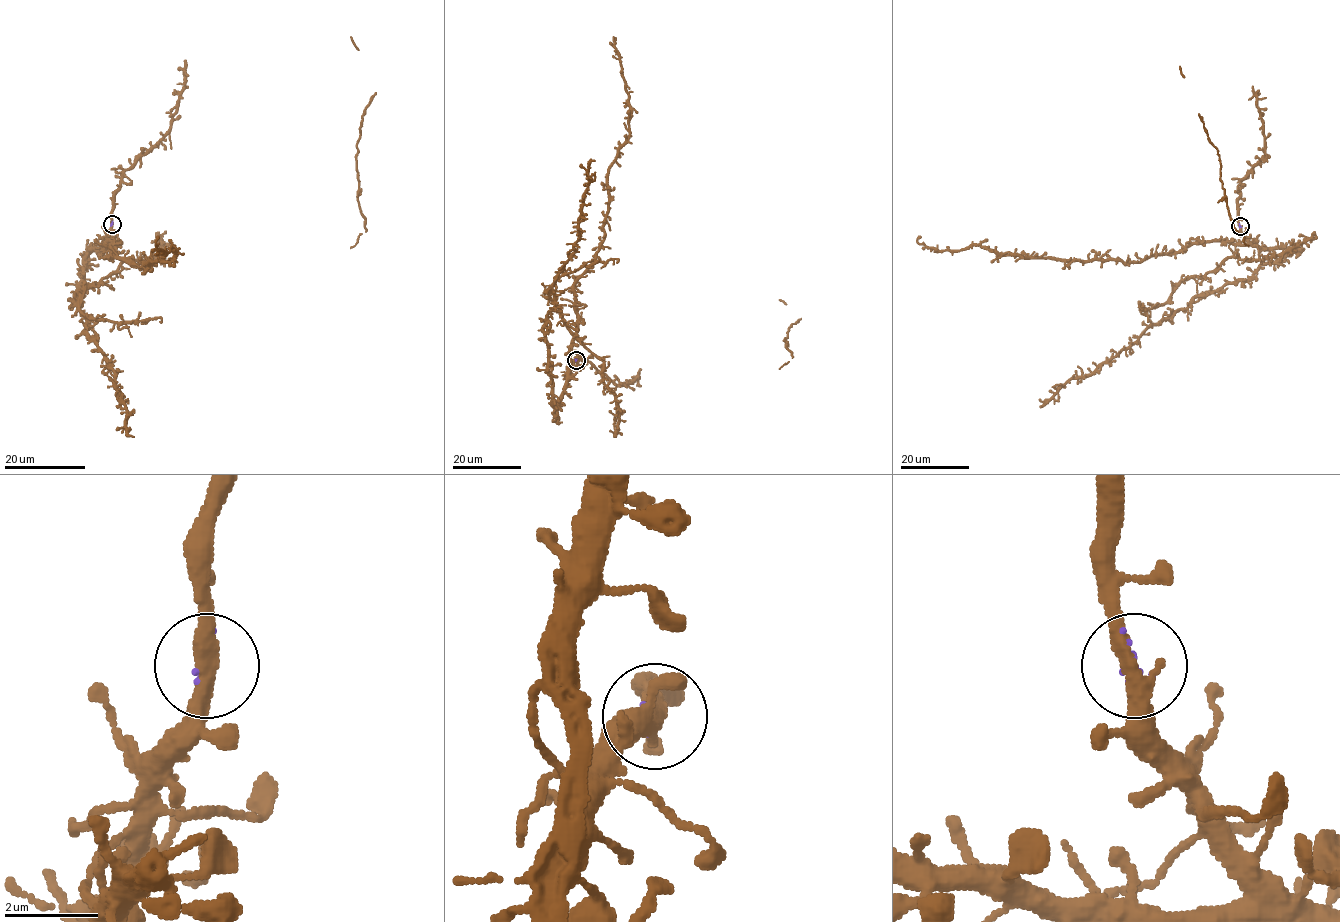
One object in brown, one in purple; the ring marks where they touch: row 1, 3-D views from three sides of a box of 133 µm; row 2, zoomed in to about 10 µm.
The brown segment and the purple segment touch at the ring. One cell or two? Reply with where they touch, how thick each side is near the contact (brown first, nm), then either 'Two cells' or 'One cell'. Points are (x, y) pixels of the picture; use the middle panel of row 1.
Place: (576, 360). Thickness 380 nm (brown) against 90 nm. Two cells

